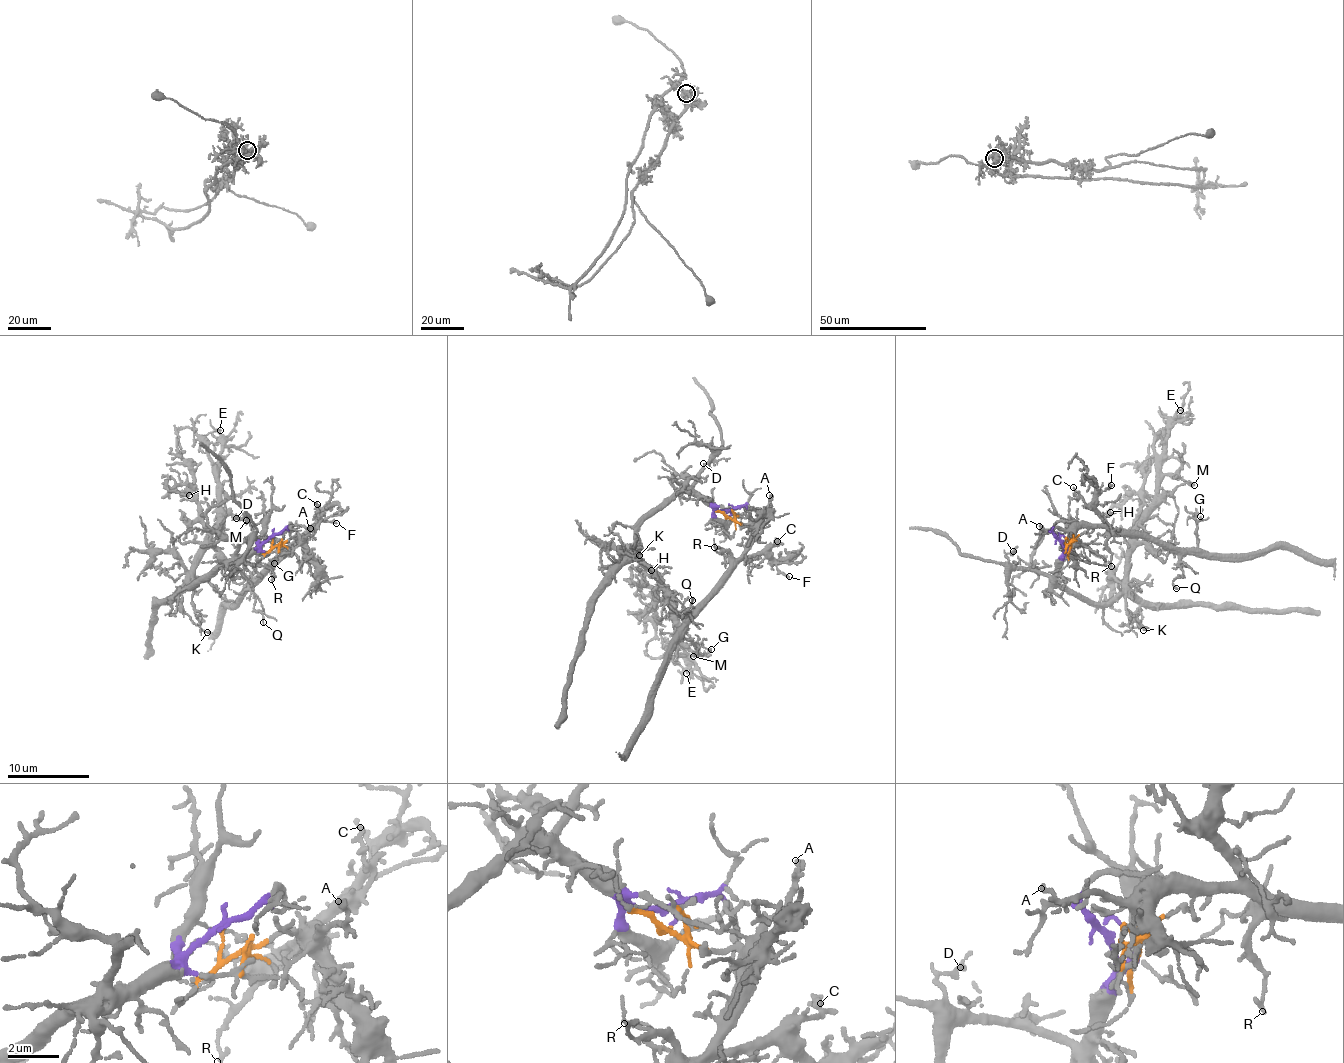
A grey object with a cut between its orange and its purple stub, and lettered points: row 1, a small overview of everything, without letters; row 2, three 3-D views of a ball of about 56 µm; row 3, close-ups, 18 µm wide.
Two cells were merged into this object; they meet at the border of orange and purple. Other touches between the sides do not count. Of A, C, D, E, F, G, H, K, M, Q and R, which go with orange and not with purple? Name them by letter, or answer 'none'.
A, C, F, G, Q, R

